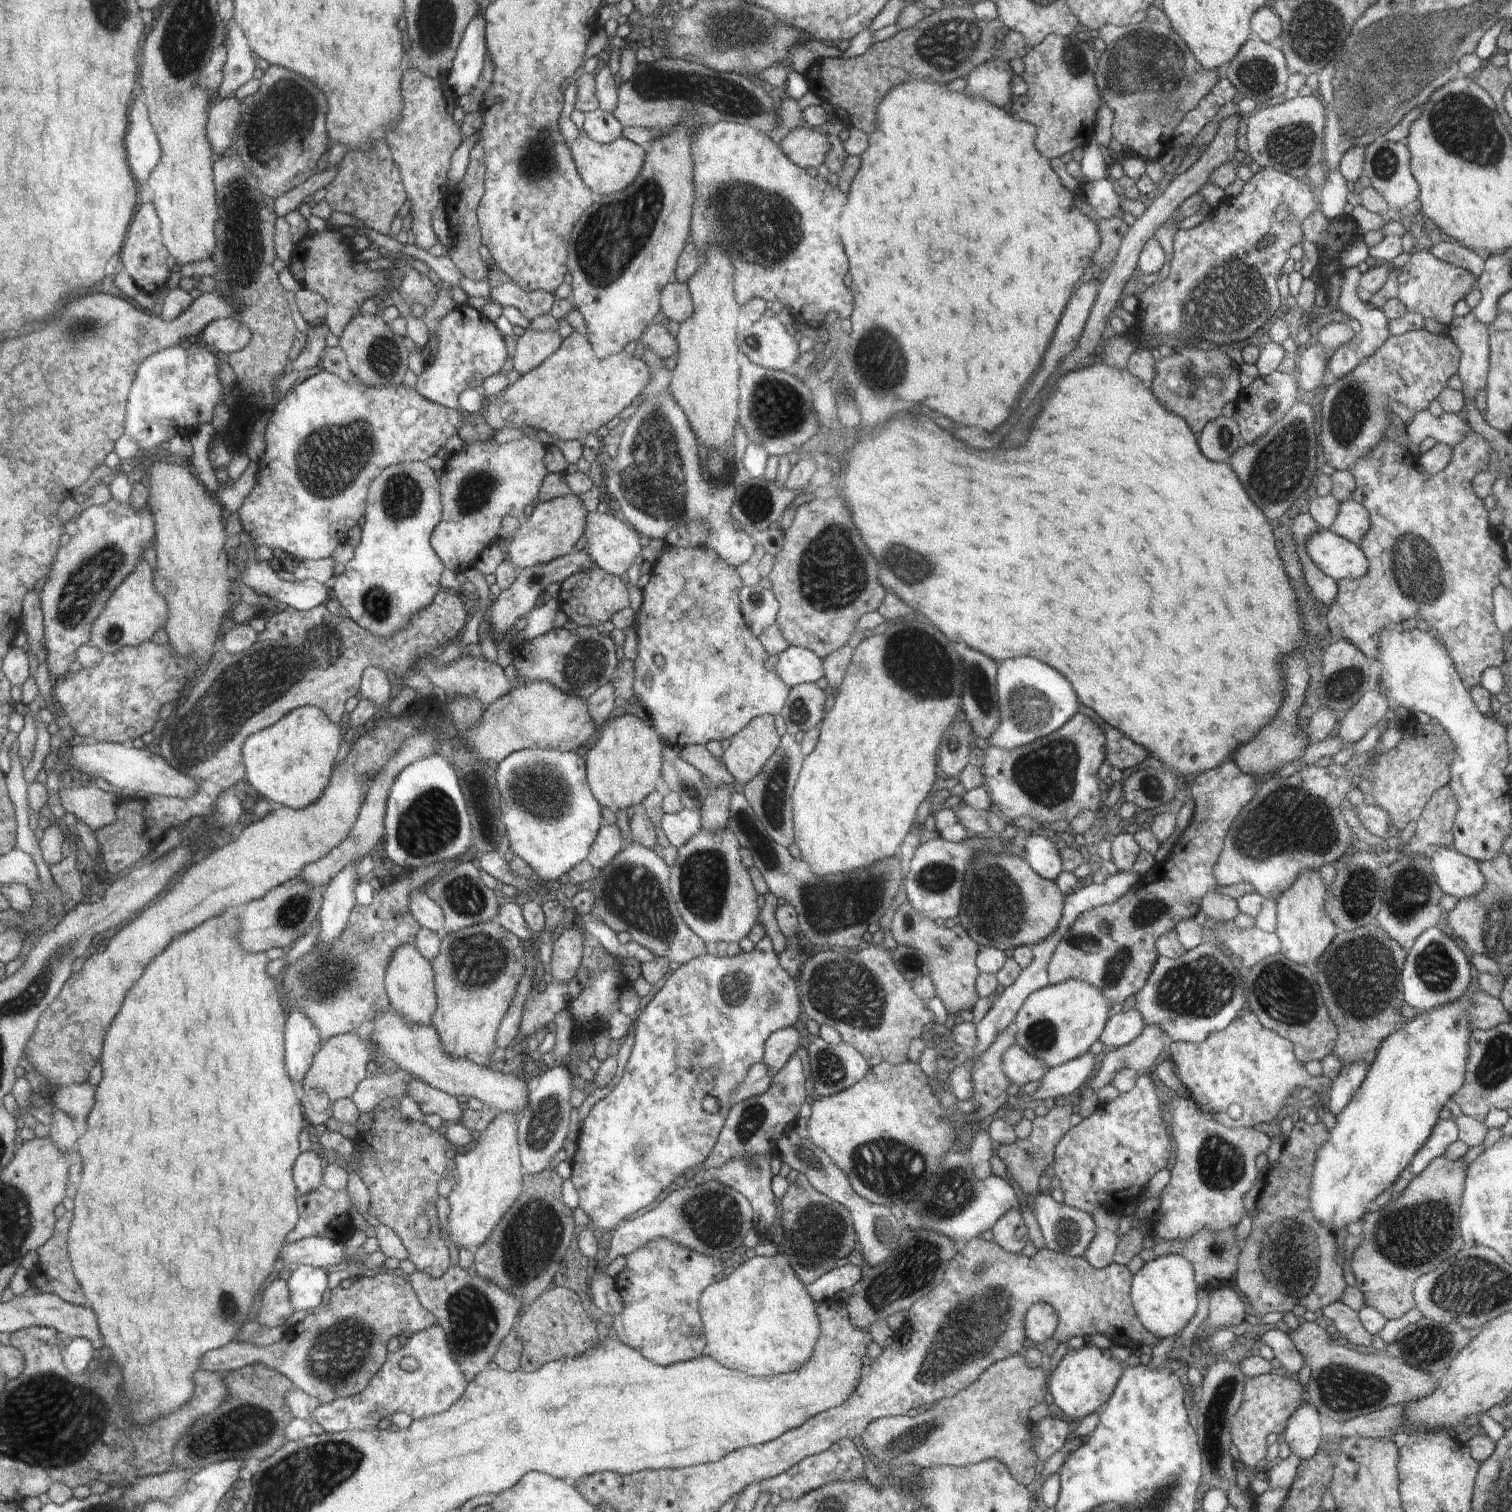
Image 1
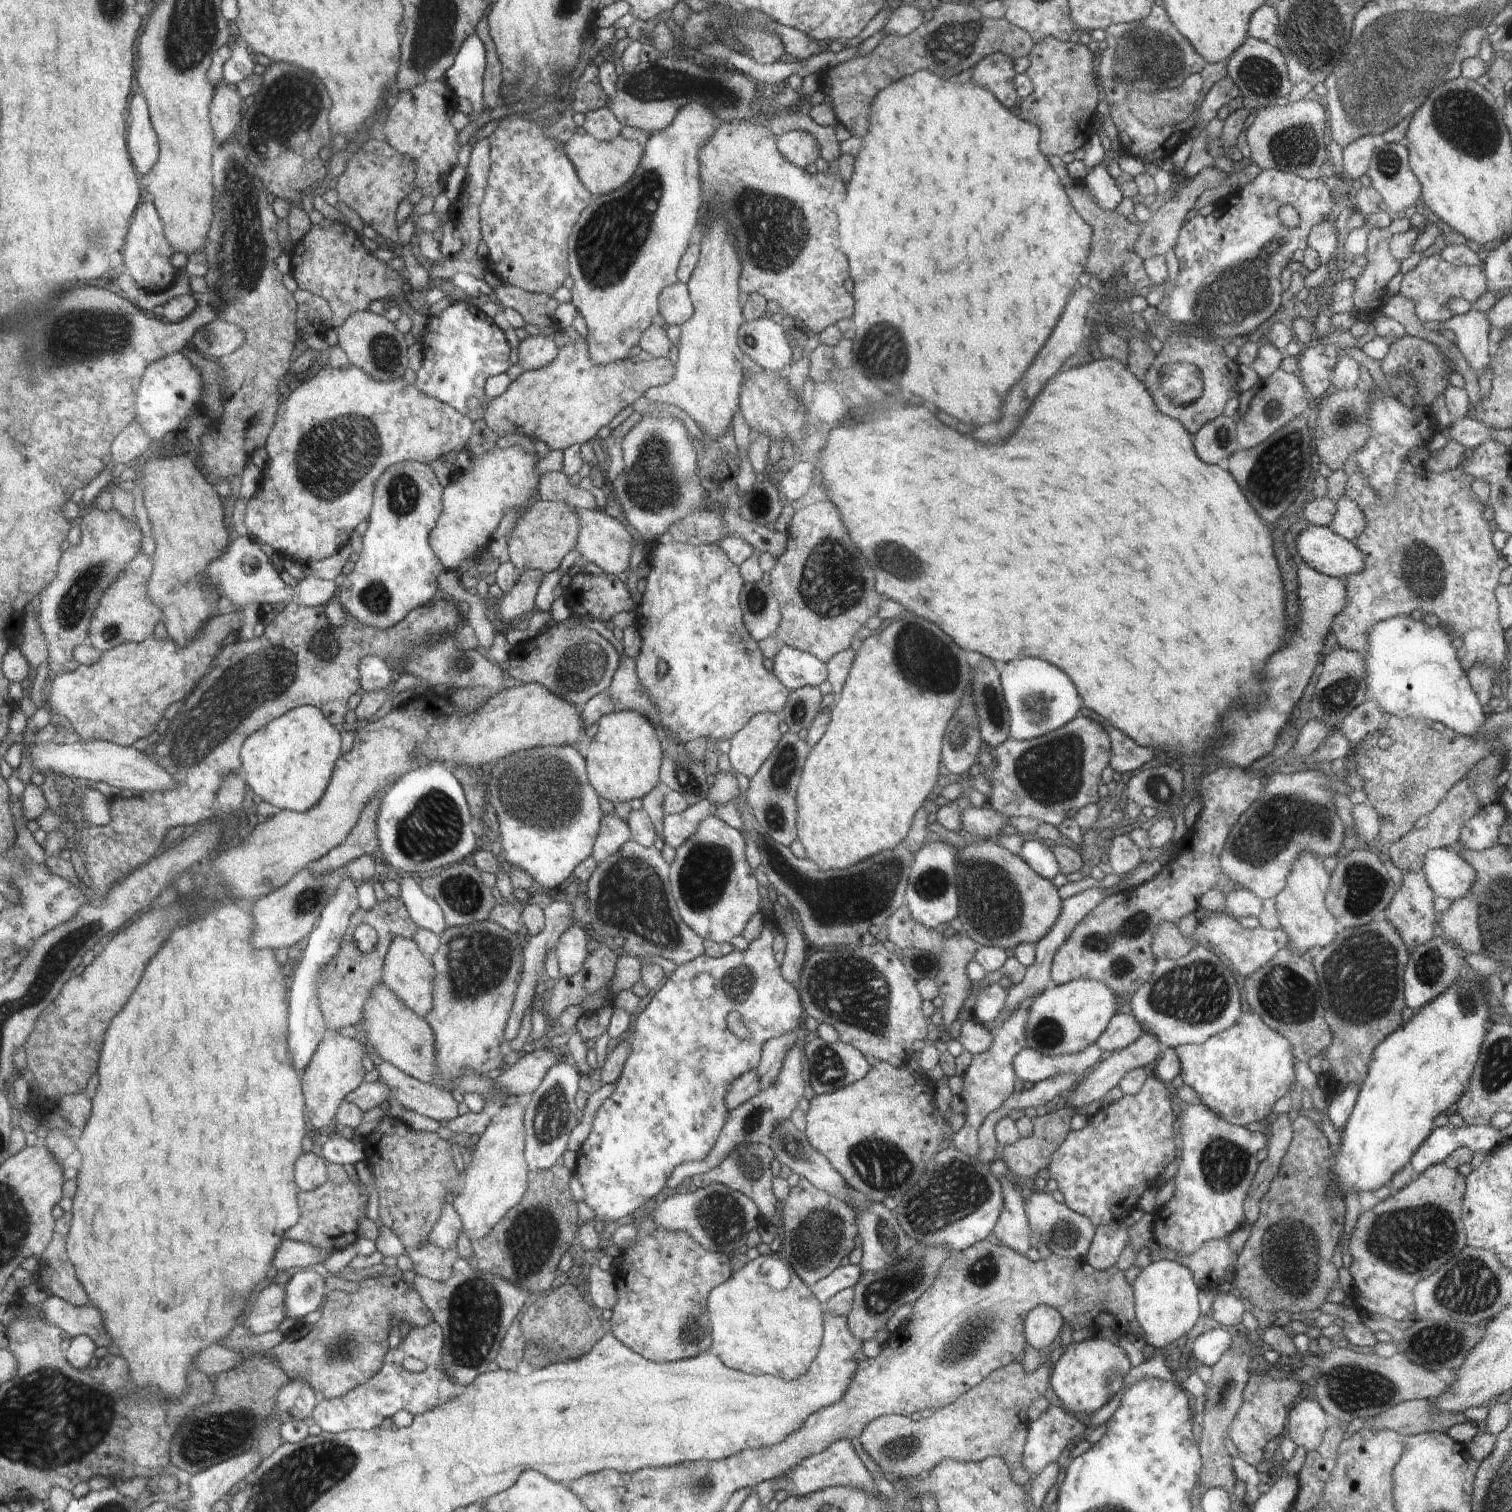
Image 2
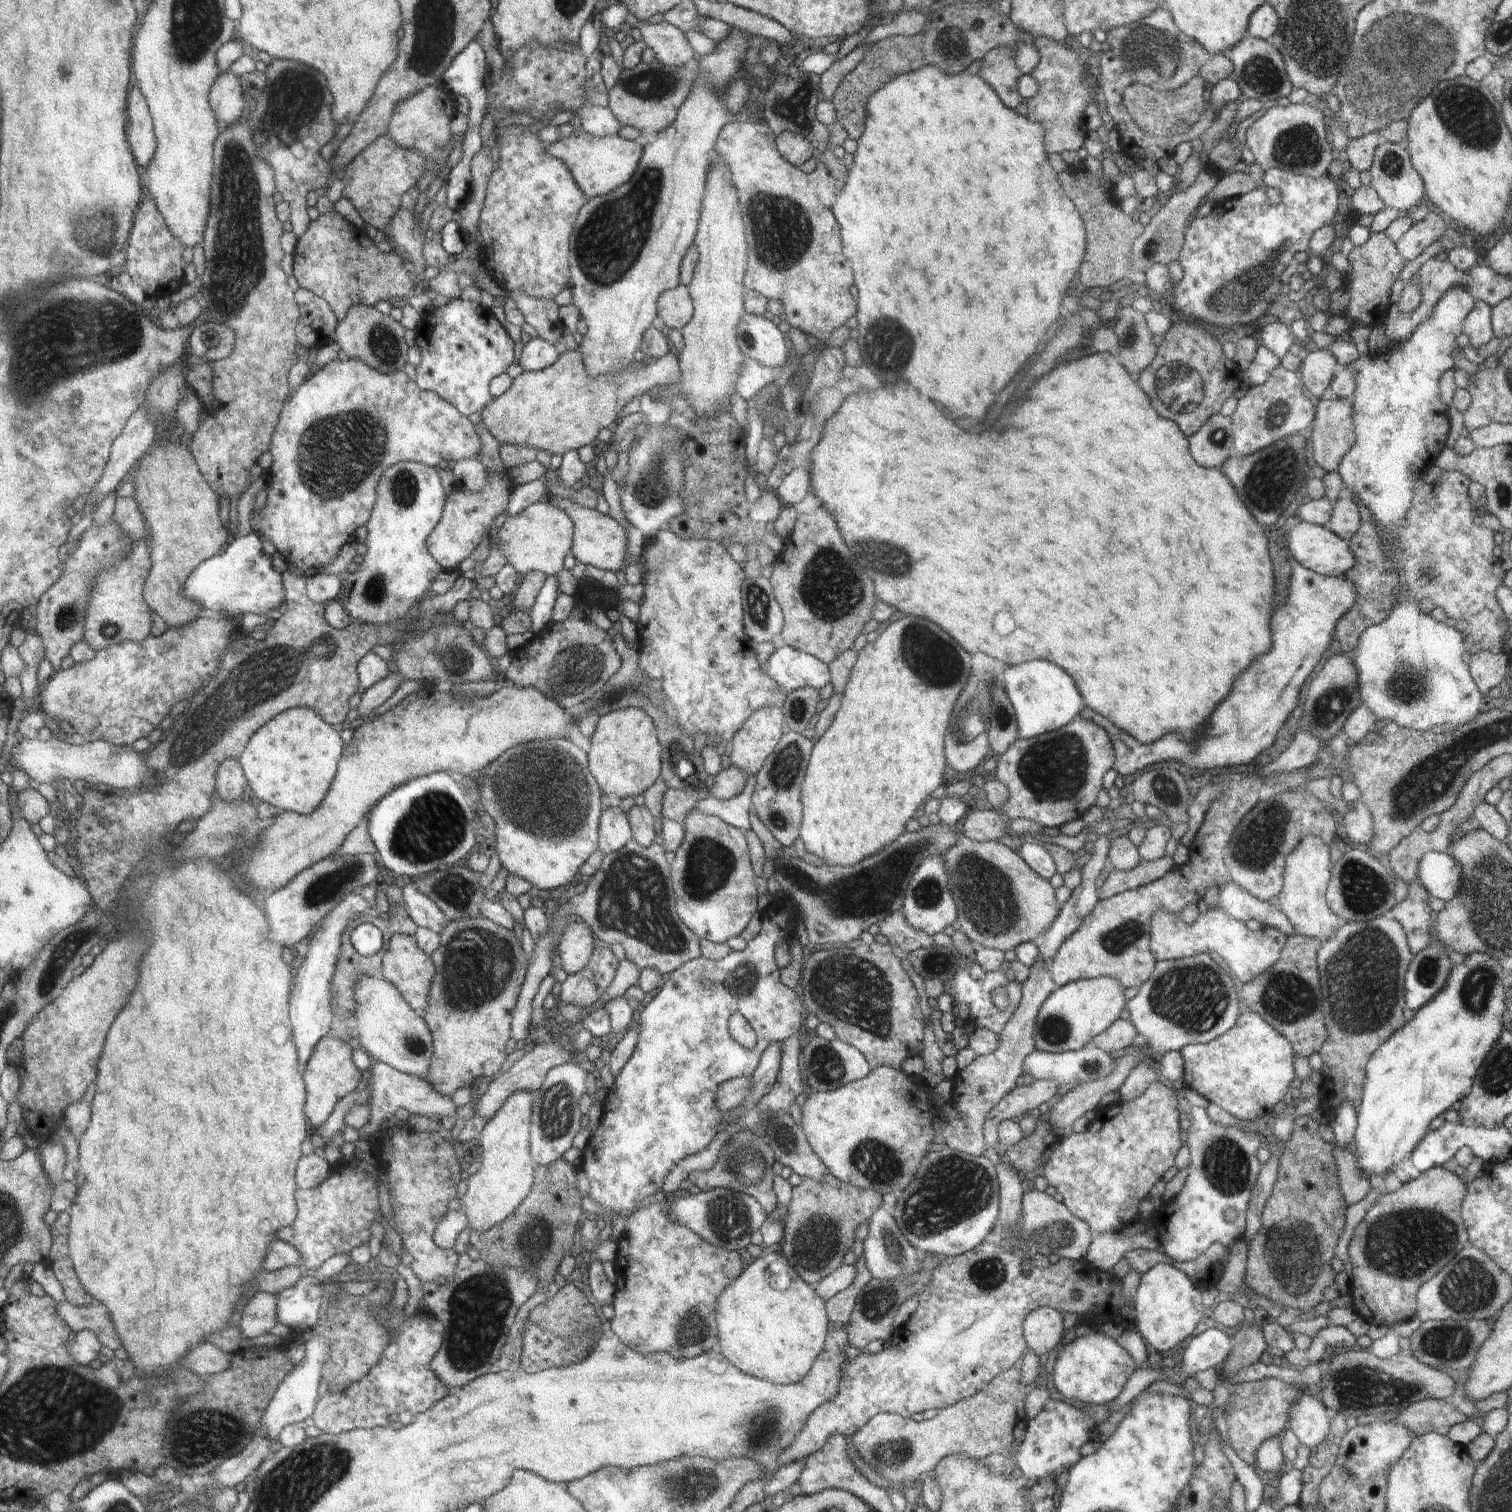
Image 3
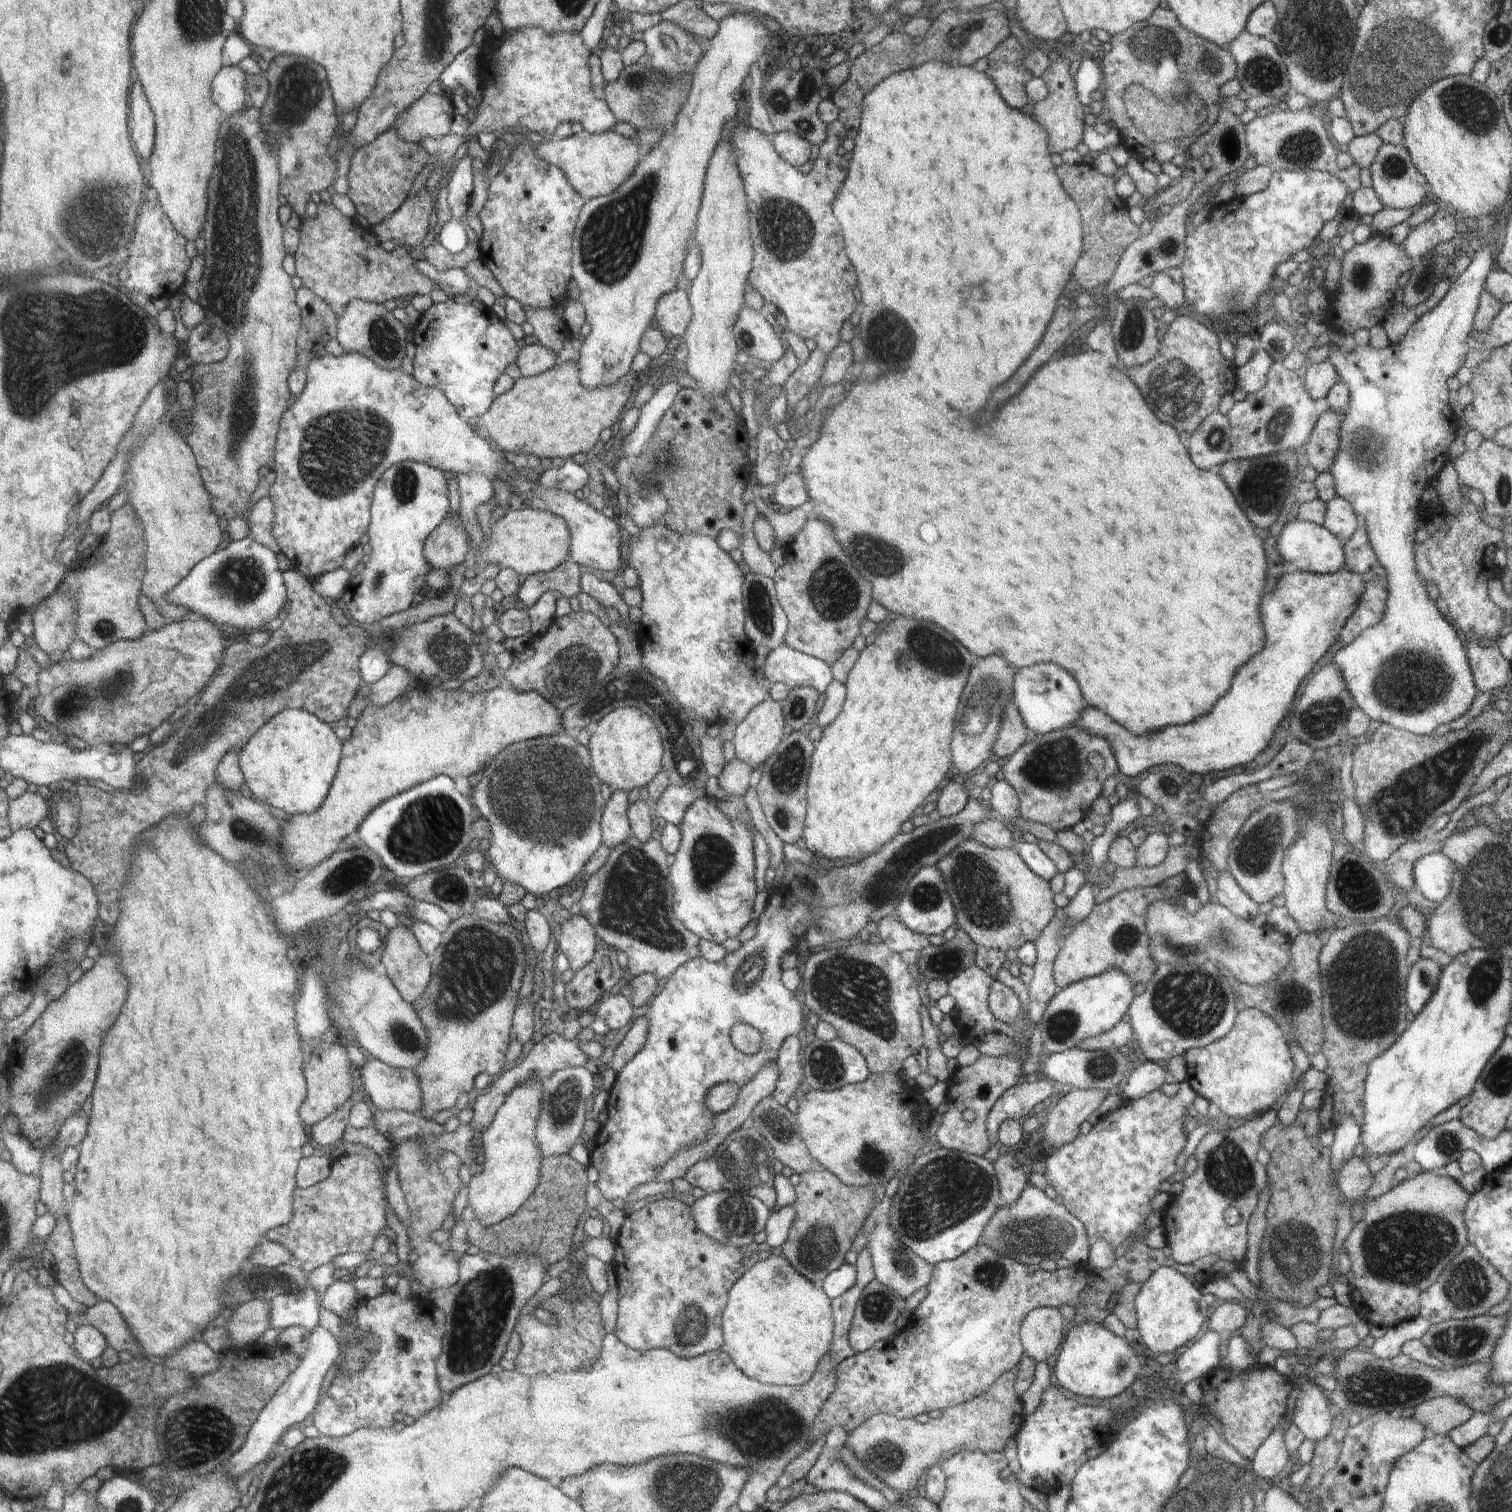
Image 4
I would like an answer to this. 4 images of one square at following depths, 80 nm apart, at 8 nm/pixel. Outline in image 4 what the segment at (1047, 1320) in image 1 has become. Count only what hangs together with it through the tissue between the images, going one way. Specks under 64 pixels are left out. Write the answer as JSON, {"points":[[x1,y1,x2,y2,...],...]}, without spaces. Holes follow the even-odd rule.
{"points":[[1038,1307,1028,1320,1024,1321,1024,1332,1019,1332,1019,1336,1024,1336,1024,1352,1028,1352,1028,1357,1033,1358,1037,1363,1041,1360,1047,1361,1062,1344,1064,1338,1064,1320,1062,1314,1056,1307]]}

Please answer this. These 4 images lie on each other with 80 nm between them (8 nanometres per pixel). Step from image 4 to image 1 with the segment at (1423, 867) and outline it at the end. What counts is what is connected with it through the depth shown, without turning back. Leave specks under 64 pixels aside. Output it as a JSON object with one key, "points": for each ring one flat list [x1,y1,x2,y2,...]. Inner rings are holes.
{"points":[[1437,847,1429,856,1436,884,1458,900,1479,893,1485,878,1475,860,1452,847]]}

